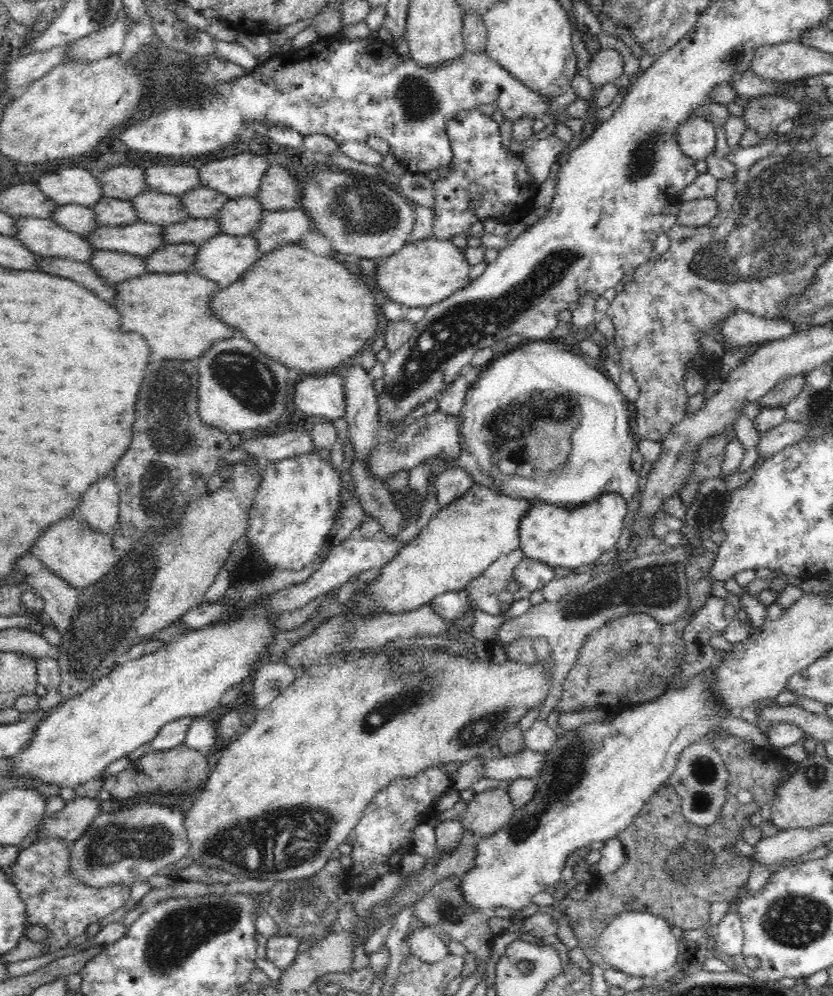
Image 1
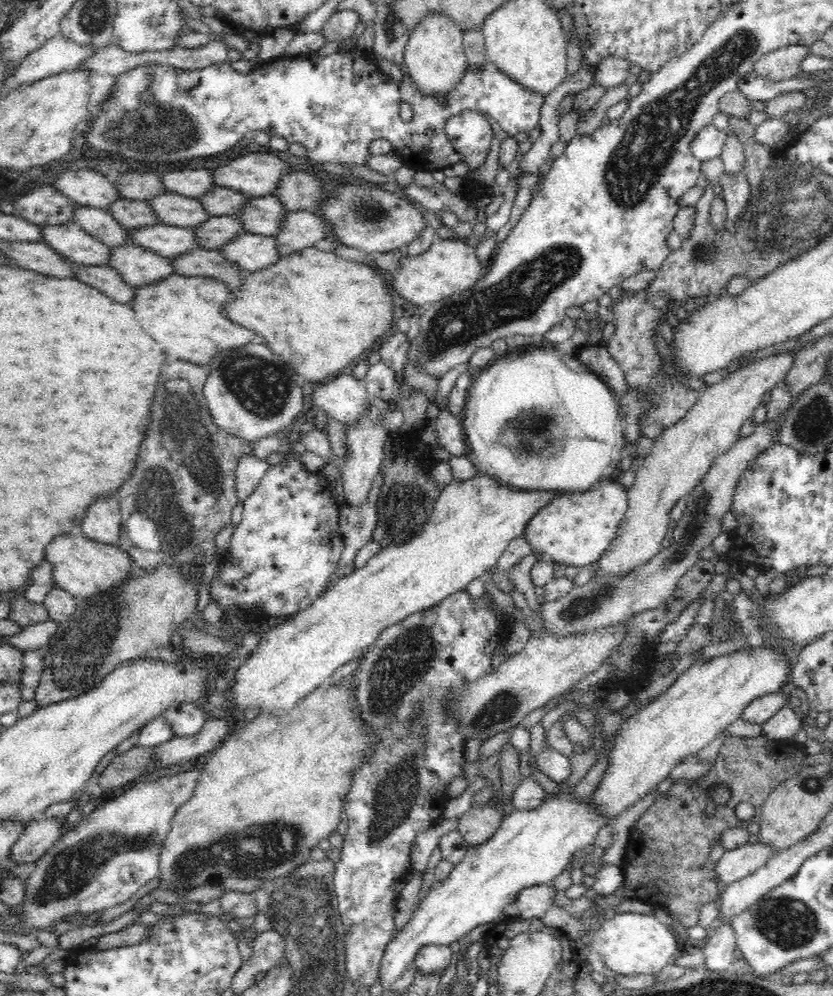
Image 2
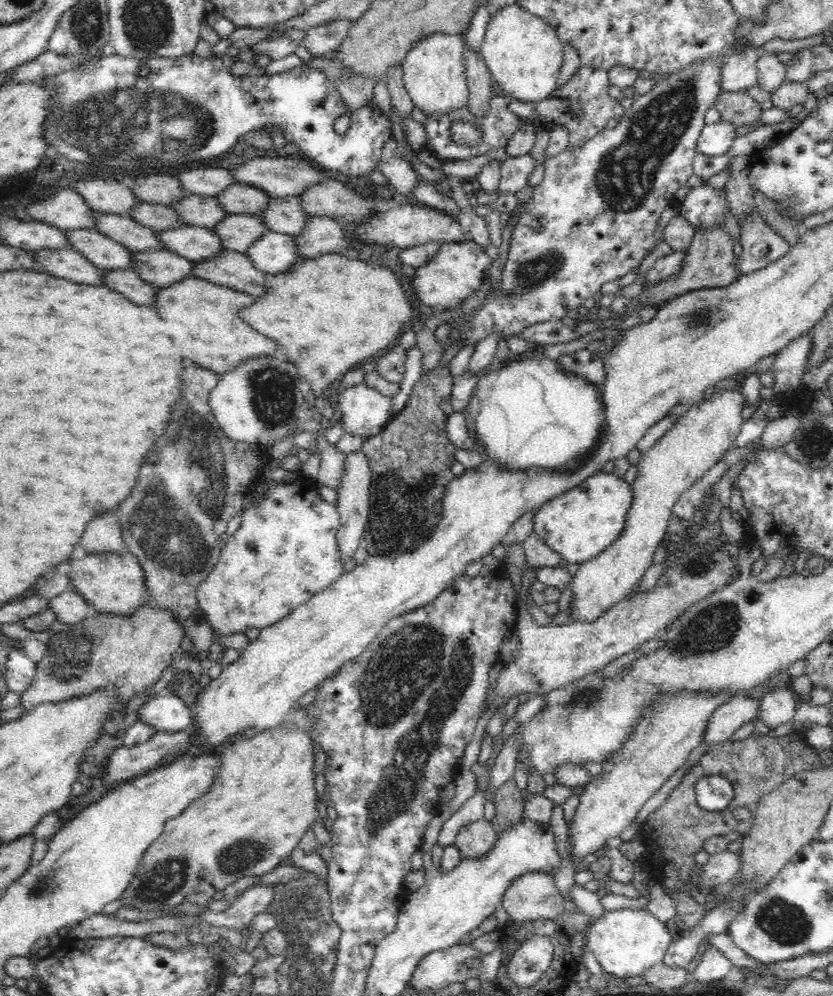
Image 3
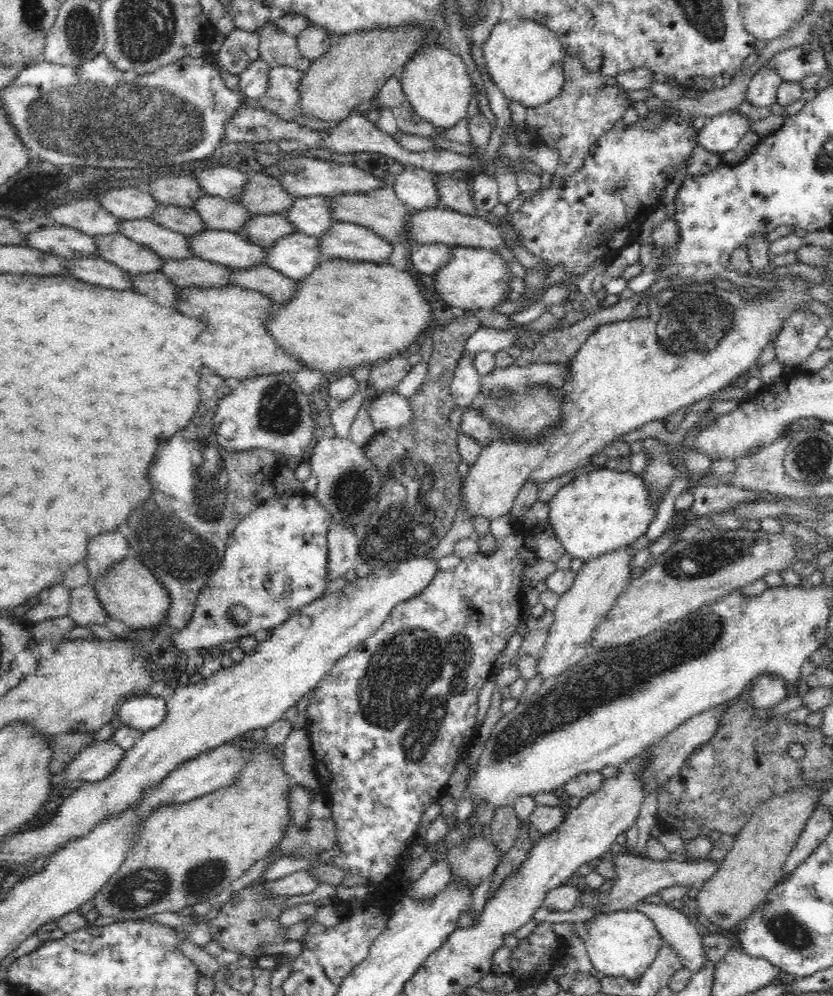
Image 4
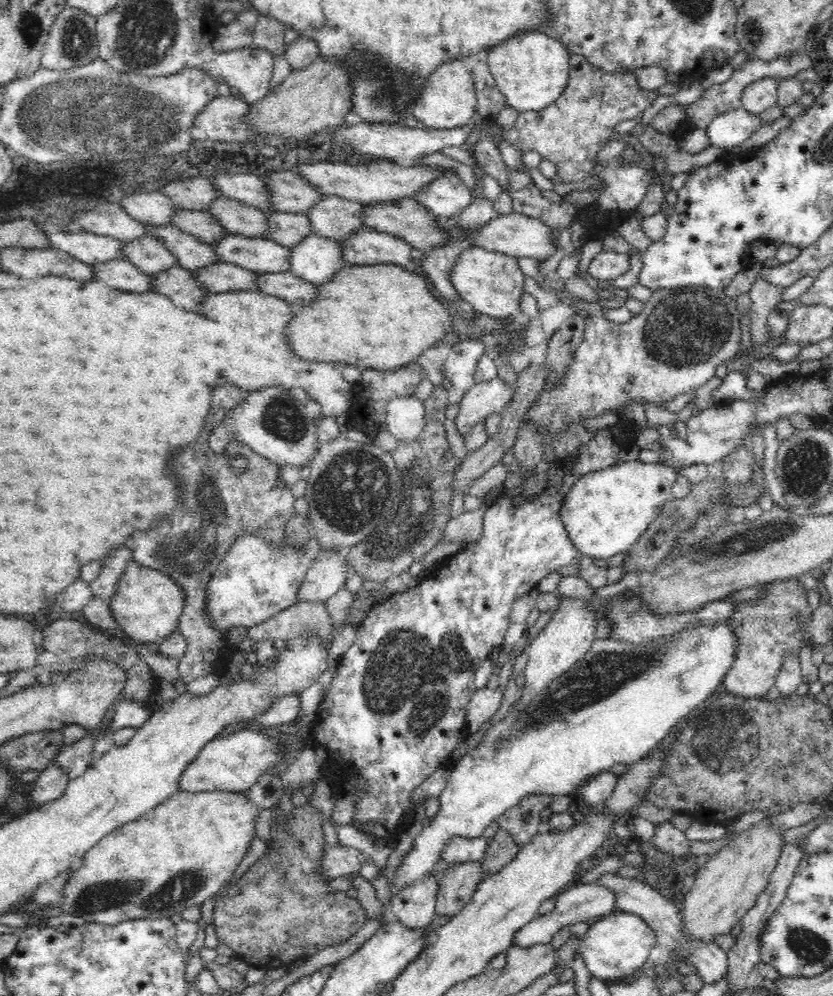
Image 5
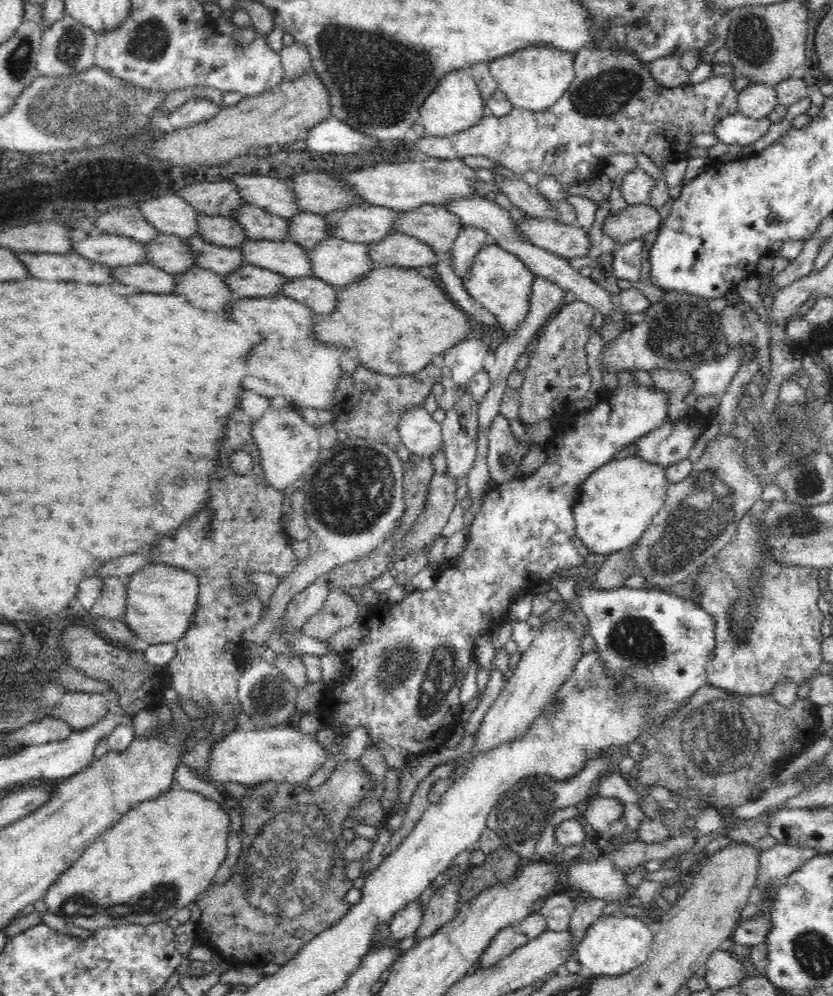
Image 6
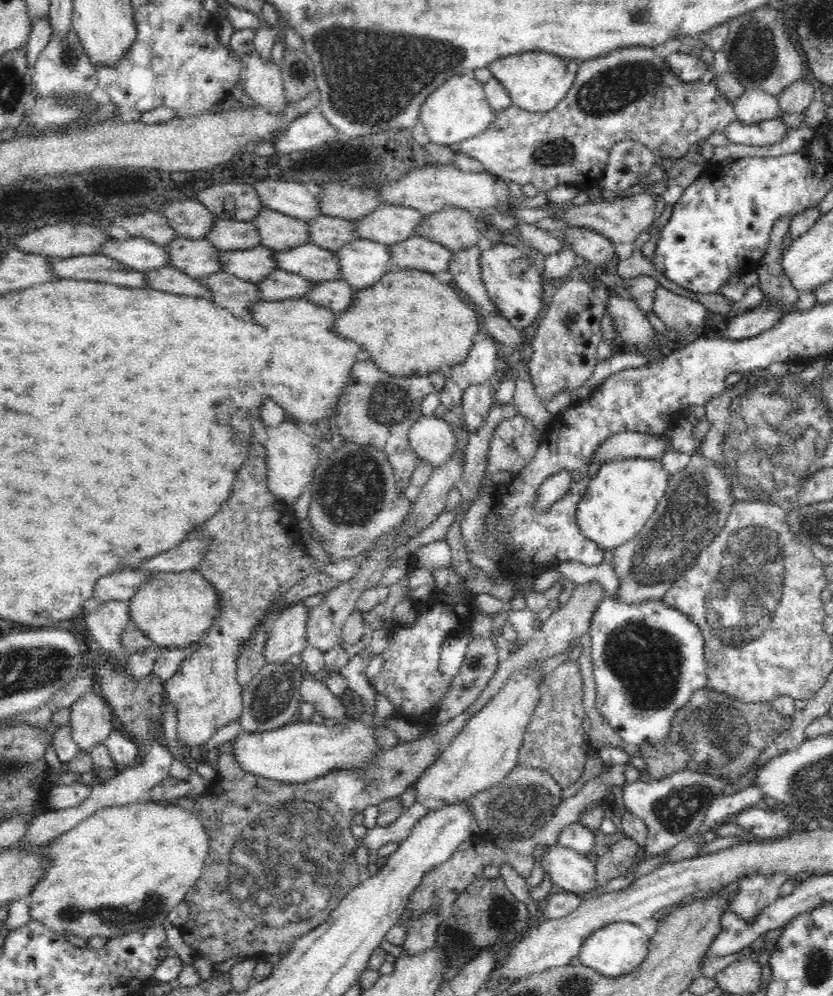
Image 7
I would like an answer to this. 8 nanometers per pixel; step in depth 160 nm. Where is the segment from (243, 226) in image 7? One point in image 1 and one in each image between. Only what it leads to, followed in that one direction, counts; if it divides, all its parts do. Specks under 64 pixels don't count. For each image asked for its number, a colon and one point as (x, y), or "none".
1: (110, 212)
2: (131, 214)
3: (158, 217)
4: (186, 220)
5: (200, 223)
6: (218, 230)

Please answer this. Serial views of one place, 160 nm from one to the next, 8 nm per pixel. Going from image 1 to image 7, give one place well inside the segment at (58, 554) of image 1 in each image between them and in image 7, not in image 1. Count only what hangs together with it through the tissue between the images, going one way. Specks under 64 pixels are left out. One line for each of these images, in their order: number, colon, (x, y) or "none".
2: (83, 567)
3: (112, 582)
4: (129, 592)
5: (147, 605)
6: (161, 600)
7: (174, 609)

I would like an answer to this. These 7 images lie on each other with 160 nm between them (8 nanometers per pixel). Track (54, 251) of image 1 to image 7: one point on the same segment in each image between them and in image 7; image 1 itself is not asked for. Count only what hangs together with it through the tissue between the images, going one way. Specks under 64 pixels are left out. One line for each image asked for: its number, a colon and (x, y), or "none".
2: (71, 241)
3: (104, 253)
4: (135, 258)
5: (148, 253)
6: (171, 253)
7: (198, 258)

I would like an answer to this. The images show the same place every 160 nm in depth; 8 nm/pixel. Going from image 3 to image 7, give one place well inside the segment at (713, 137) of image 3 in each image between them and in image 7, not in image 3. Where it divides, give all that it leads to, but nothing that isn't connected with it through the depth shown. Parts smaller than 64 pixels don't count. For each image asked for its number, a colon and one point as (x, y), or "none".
4: (723, 133)
5: (732, 128)
6: (735, 129)
7: (771, 132)

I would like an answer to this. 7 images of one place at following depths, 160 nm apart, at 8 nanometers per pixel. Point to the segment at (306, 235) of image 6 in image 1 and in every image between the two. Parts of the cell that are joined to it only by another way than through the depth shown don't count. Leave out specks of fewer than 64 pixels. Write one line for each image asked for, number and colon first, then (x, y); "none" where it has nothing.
1: (196, 231)
2: (216, 231)
3: (237, 233)
4: (264, 230)
5: (287, 229)

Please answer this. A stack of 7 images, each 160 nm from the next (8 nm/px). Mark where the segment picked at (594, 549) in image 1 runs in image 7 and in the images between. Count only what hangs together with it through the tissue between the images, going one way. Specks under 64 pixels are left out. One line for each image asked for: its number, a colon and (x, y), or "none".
2: (576, 528)
3: (578, 524)
4: (598, 512)
5: (605, 512)
6: (617, 502)
7: (619, 501)

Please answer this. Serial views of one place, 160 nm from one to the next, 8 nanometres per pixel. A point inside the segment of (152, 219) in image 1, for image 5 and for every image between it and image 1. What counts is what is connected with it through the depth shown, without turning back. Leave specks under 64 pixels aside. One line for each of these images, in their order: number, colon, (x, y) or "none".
2: (173, 209)
3: (199, 211)
4: (219, 214)
5: (236, 217)

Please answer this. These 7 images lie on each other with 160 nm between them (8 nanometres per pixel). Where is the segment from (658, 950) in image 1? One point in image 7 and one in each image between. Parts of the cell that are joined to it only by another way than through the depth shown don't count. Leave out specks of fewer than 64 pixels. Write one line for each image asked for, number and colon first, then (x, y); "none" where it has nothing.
2: (630, 943)
3: (625, 942)
4: (624, 943)
5: (618, 945)
6: (615, 944)
7: (616, 949)

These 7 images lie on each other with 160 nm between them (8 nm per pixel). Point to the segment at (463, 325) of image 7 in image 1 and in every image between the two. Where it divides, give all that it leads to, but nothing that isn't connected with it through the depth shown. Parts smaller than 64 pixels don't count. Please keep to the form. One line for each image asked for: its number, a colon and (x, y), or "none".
1: (279, 303)
2: (319, 311)
3: (329, 313)
4: (346, 313)
5: (382, 317)
6: (398, 320)

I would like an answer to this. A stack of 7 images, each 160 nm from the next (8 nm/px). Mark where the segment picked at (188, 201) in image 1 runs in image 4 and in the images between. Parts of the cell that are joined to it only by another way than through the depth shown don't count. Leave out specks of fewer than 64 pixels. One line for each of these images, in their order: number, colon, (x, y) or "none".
2: (220, 201)
3: (241, 198)
4: (264, 194)

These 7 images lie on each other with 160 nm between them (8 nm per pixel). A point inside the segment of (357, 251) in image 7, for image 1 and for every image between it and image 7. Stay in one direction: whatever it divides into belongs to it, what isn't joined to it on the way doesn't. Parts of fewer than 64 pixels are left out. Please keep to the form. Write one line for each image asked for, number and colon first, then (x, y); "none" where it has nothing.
1: (224, 259)
2: (253, 252)
3: (275, 253)
4: (296, 256)
5: (316, 259)
6: (339, 262)

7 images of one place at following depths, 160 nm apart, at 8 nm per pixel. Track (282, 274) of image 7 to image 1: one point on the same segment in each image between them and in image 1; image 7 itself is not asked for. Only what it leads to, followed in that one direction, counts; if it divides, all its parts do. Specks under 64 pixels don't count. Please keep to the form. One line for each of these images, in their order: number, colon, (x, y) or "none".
1: (114, 267)
2: (138, 266)
3: (162, 268)
4: (194, 271)
5: (222, 277)
6: (249, 281)

